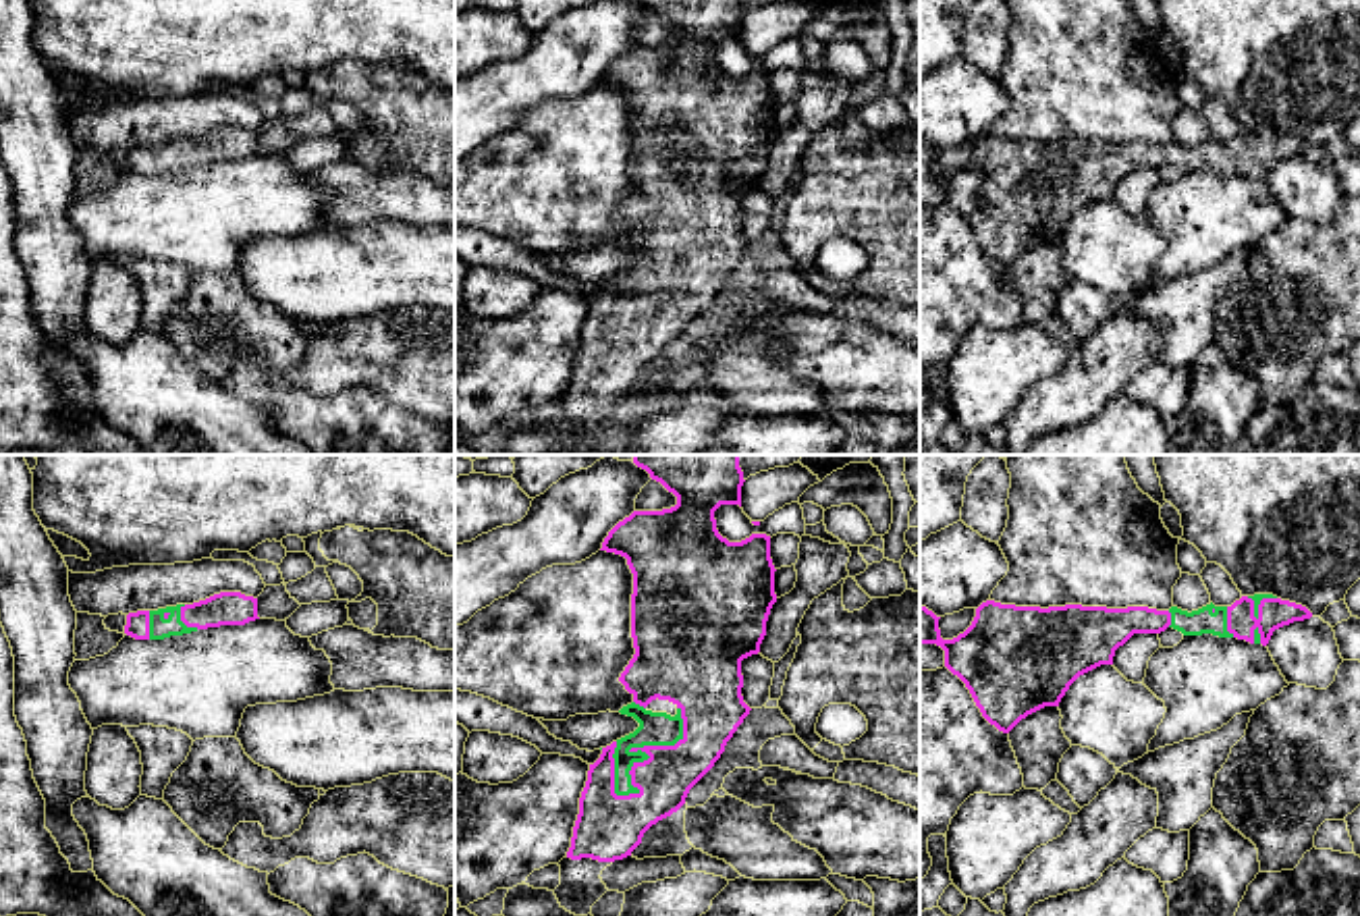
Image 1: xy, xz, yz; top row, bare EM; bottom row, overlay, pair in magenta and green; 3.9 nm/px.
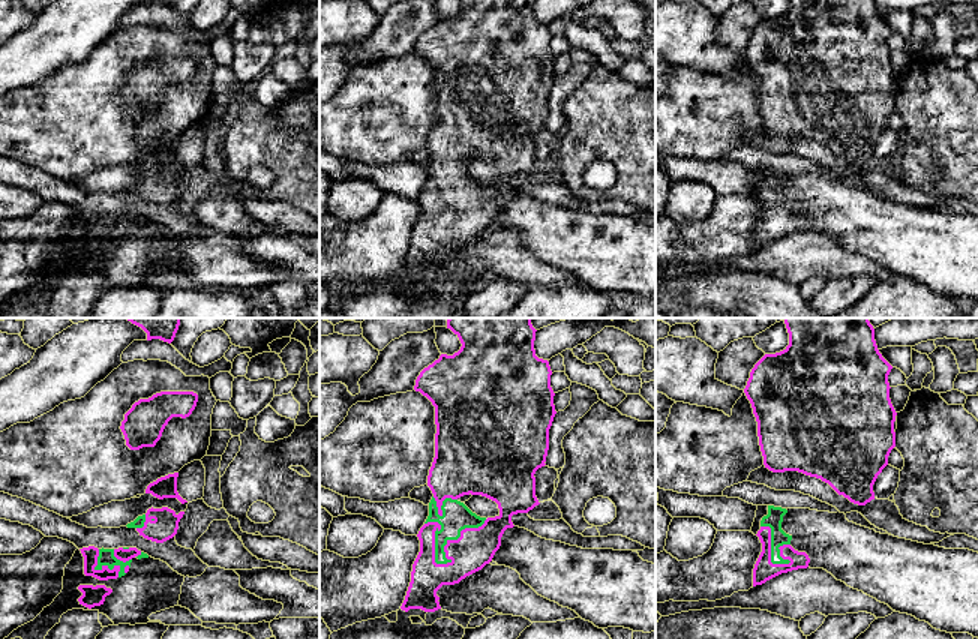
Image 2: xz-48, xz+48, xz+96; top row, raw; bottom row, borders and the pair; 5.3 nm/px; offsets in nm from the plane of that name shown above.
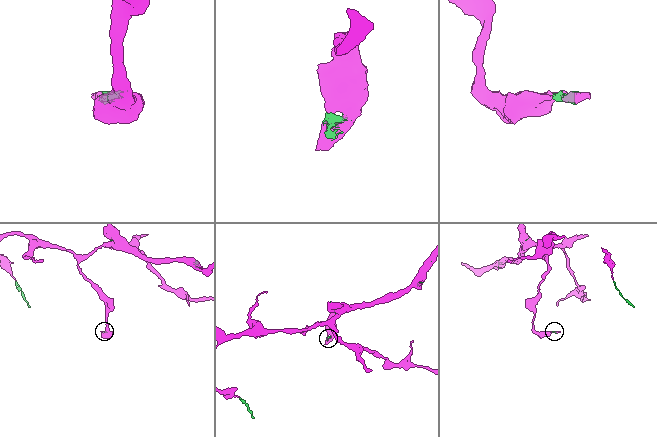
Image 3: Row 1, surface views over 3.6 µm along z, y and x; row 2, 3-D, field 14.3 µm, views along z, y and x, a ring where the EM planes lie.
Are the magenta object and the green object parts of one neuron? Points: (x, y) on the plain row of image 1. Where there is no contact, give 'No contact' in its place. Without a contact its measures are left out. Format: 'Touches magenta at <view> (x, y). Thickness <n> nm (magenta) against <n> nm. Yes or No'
Touches magenta at xz (642, 283). Thickness 200 nm (magenta) against 130 nm. Yes

